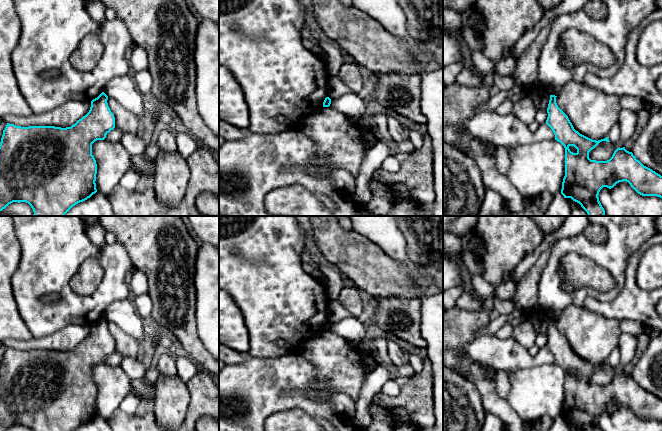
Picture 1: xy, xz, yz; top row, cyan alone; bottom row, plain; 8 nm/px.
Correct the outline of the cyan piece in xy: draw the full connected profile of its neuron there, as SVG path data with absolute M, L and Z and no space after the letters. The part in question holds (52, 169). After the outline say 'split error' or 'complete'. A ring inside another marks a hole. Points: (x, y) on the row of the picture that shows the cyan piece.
M102 92L91 101L89 112L71 127L29 126L7 123L0 142L0 211L13 202L26 202L33 209L33 216L64 216L73 206L97 192L97 164L92 155L92 144L104 140L115 128L115 117Z; complete

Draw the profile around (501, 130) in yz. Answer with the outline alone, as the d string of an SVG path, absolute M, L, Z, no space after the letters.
M496 111L476 114L462 122L459 131L486 140L496 147L518 147L537 141L555 140L552 129L546 123L541 124L533 134L513 113L500 115Z

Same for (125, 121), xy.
M108 97L108 106L115 117L115 127L121 133L139 133L139 120L138 118L124 106L122 106L116 99Z

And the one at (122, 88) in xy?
M132 74L113 78L103 92L116 99L122 106L132 112L140 121L144 115L143 94L138 90Z

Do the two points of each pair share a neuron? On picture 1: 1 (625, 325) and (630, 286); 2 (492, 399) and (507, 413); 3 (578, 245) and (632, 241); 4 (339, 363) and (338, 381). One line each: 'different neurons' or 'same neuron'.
1: different neurons
2: same neuron
3: same neuron
4: same neuron

